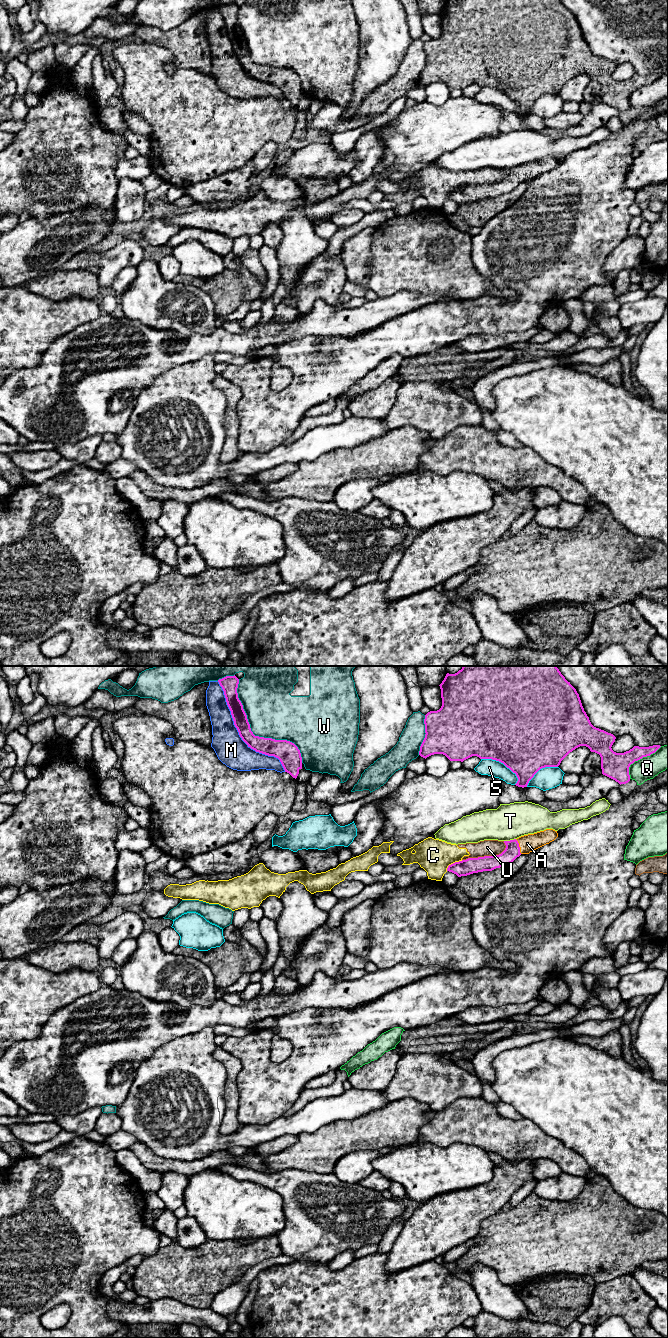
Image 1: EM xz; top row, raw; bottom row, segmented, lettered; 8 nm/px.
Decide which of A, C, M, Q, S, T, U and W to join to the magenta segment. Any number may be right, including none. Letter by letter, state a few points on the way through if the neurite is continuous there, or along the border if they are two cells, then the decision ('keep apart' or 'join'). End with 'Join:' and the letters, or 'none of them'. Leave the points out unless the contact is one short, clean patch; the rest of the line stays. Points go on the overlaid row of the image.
A: across xz (512, 851), (518, 846), (527, 843) | join
C: keep apart
M: keep apart
Q: keep apart
S: keep apart
T: keep apart
U: along xz (506, 845), (498, 854), (468, 857), (462, 860) | keep apart
W: keep apart
Join: A

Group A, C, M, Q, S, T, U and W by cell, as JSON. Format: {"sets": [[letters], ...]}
{"sets": [["A"], ["C", "U"], ["M"], ["Q"], ["S"], ["T"], ["W"]]}

